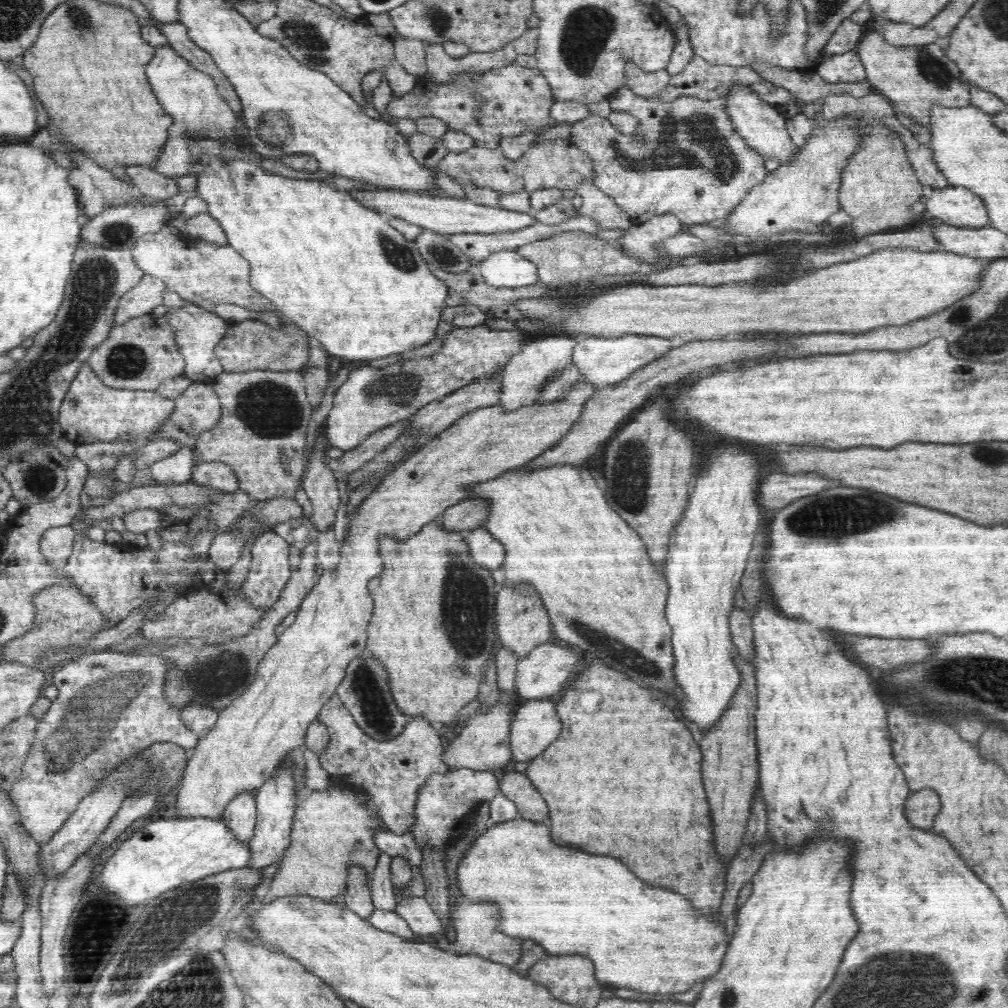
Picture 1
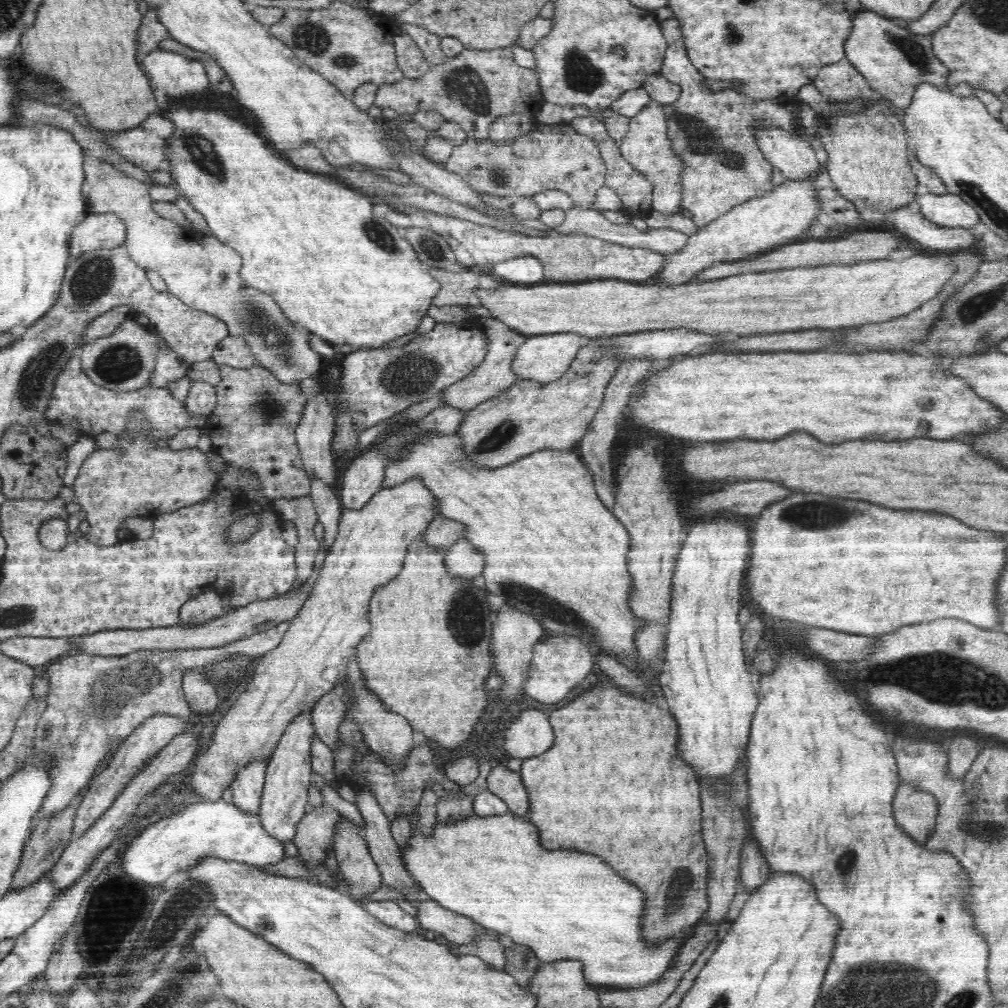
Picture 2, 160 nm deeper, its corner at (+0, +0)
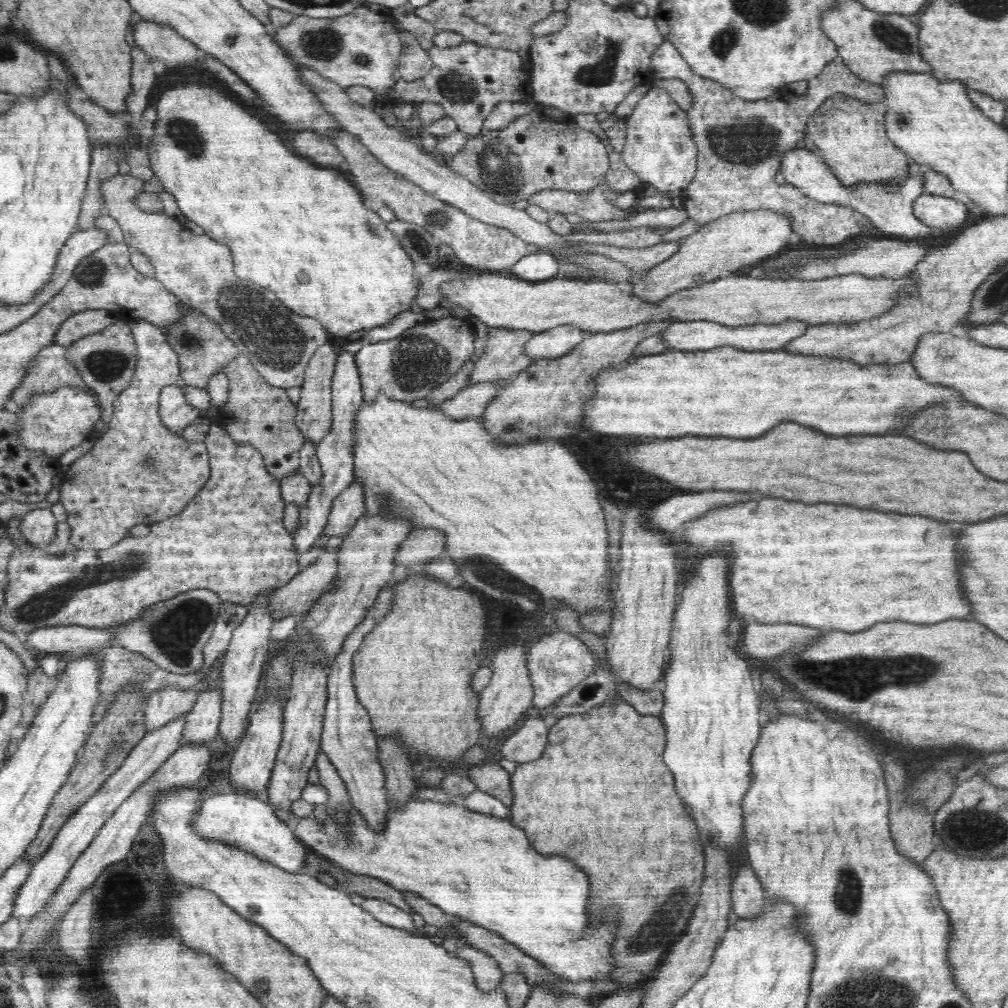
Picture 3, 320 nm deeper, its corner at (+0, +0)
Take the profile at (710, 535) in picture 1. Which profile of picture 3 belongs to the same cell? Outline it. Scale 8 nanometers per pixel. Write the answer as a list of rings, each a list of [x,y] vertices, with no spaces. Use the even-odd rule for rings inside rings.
[[[714,554],[714,556],[706,556],[700,560],[696,572],[688,578],[684,590],[682,590],[682,602],[678,606],[678,610],[675,610],[674,614],[674,632],[670,634],[670,650],[672,650],[672,662],[670,662],[670,668],[666,672],[666,678],[663,678],[666,682],[666,690],[664,690],[664,704],[661,718],[664,722],[664,726],[667,728],[666,735],[666,748],[664,751],[664,762],[668,764],[668,768],[672,768],[672,774],[676,776],[676,784],[680,784],[680,792],[684,792],[684,800],[688,800],[688,804],[692,804],[692,812],[694,814],[694,821],[698,827],[701,840],[704,836],[714,836],[720,843],[728,844],[732,846],[732,853],[736,853],[736,856],[742,852],[742,834],[744,834],[744,809],[741,807],[741,800],[744,800],[745,790],[750,786],[750,768],[749,758],[752,756],[753,749],[757,746],[757,741],[760,738],[760,708],[758,707],[759,697],[754,692],[754,686],[752,686],[752,678],[750,677],[750,670],[746,666],[746,662],[742,658],[738,658],[738,654],[734,652],[734,648],[728,644],[728,636],[726,636],[726,628],[728,628],[728,622],[732,620],[732,612],[730,612],[730,592],[728,592],[728,566],[730,560],[726,554]]]

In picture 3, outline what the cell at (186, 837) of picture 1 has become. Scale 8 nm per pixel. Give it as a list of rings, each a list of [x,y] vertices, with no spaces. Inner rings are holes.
[[[214,794],[204,798],[202,810],[196,810],[191,818],[191,830],[197,838],[205,842],[220,842],[232,846],[238,851],[248,852],[249,855],[262,861],[268,861],[289,873],[307,871],[304,860],[308,848],[301,846],[292,834],[291,828],[285,826],[273,814],[272,806],[262,802],[262,799],[252,798],[248,794]]]

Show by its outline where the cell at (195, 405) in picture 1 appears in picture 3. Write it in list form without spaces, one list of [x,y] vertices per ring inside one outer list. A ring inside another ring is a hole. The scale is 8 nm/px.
[[[190,307],[189,314],[184,316],[174,328],[163,331],[174,352],[179,356],[181,383],[199,390],[206,390],[209,379],[214,374],[223,372],[225,365],[240,354],[239,348],[212,318]]]

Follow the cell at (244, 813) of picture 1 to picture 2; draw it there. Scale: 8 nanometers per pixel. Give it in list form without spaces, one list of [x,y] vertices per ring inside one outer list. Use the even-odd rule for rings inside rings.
[[[252,762],[244,768],[231,787],[223,793],[222,799],[234,803],[248,813],[258,813],[264,789],[264,772],[267,762]]]

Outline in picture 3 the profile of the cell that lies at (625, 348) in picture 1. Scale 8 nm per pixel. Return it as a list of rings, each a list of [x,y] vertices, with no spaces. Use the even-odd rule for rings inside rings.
[[[790,320],[780,326],[726,327],[720,323],[708,321],[678,321],[669,323],[668,328],[657,336],[662,337],[670,350],[676,351],[711,351],[718,347],[736,347],[744,351],[774,351],[783,349],[784,346],[802,336],[808,328],[808,323]]]

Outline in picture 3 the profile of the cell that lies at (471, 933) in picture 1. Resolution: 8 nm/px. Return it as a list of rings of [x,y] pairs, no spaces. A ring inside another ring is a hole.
[[[461,943],[454,955],[462,960],[470,961],[476,983],[478,983],[478,987],[481,990],[490,992],[492,988],[496,988],[499,985],[504,972],[499,967],[498,961],[490,953]]]

